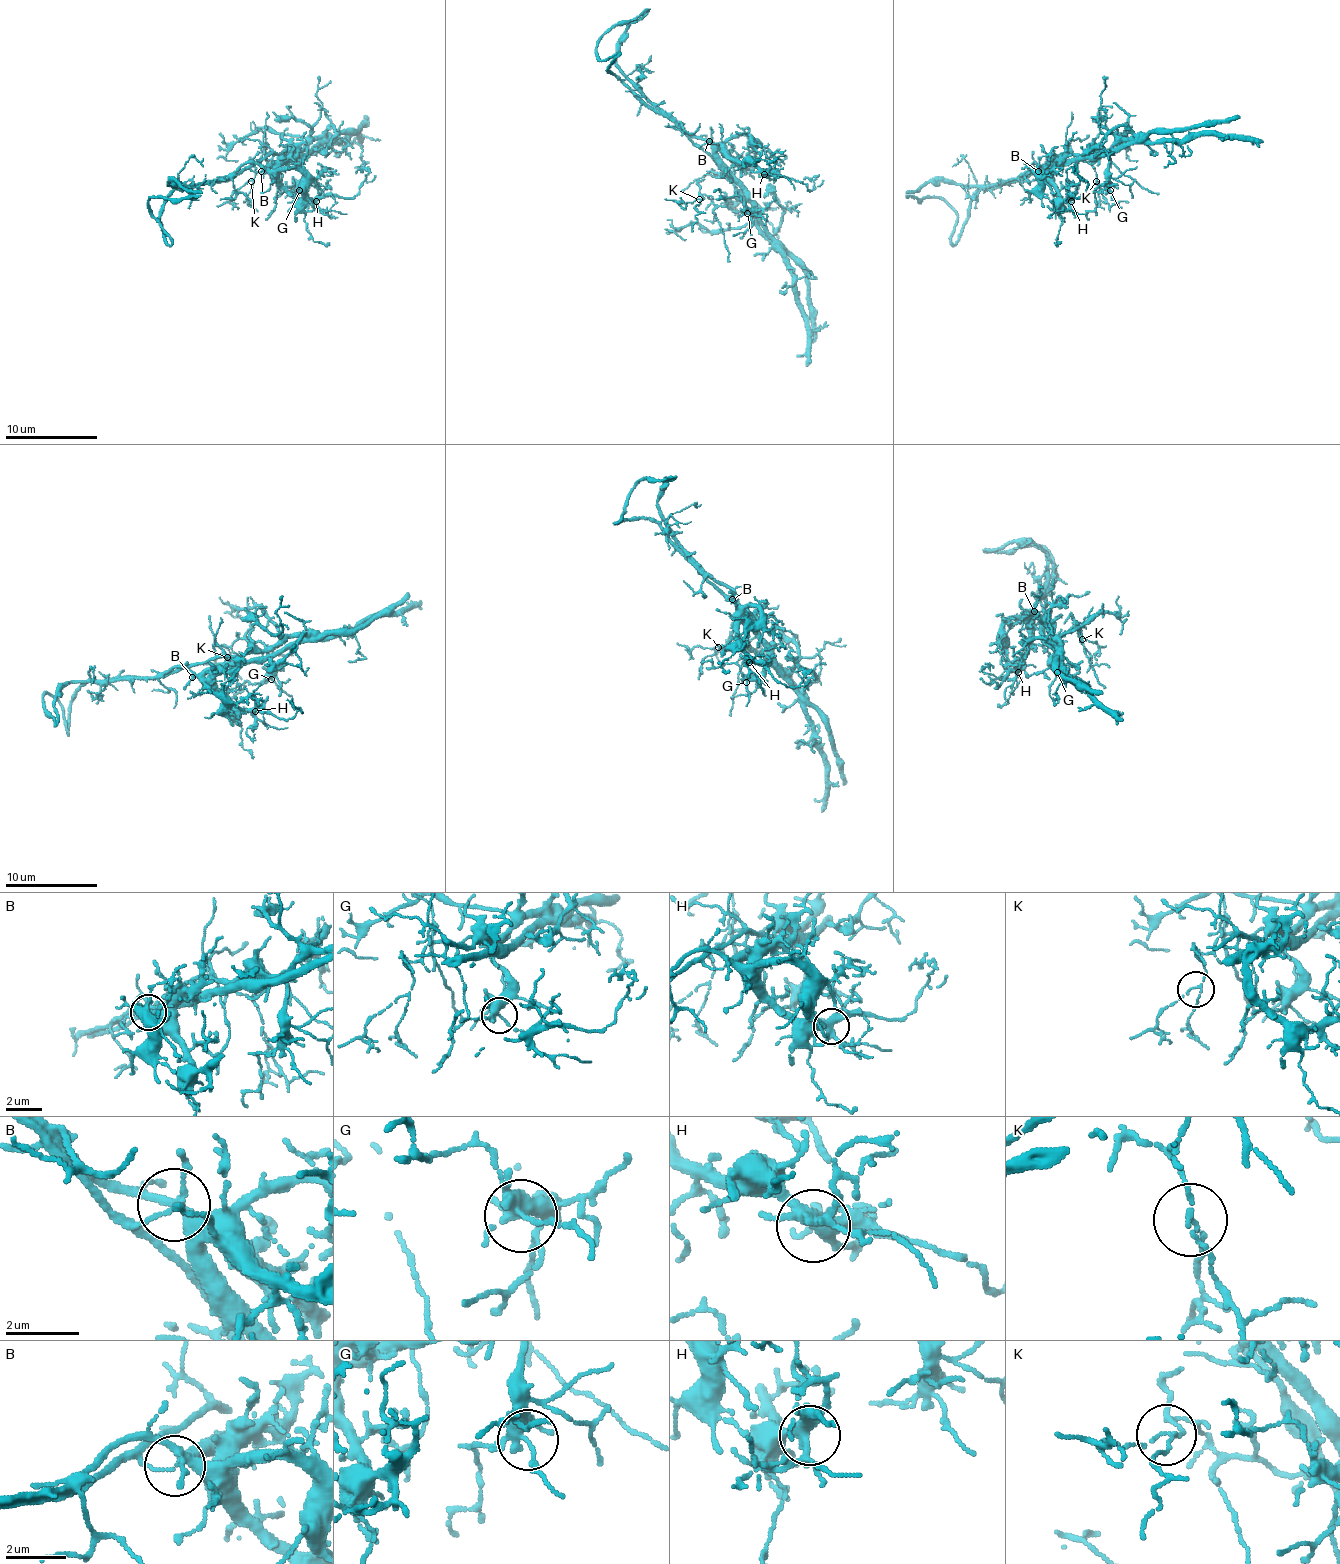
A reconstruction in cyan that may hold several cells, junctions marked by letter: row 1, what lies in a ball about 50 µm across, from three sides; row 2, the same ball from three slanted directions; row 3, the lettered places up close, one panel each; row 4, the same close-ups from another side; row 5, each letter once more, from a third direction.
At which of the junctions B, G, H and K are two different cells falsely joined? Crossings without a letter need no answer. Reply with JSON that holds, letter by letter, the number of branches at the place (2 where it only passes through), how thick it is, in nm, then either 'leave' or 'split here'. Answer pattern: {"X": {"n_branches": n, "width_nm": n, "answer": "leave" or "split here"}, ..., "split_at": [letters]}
{"B": {"n_branches": 4, "width_nm": 240, "answer": "split here"}, "G": {"n_branches": 4, "width_nm": 280, "answer": "leave"}, "H": {"n_branches": 6, "width_nm": 380, "answer": "leave"}, "K": {"n_branches": 3, "width_nm": 90, "answer": "leave"}, "split_at": ["B"]}

